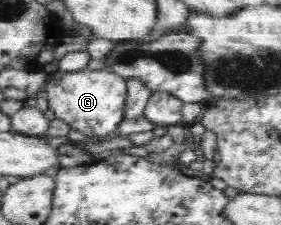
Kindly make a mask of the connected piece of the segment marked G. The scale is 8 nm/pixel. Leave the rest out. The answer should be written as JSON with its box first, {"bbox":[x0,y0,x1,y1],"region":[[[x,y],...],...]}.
{"bbox":[47,68,128,144],"region":[[[105,68],[62,72],[60,69],[52,80],[47,81],[48,107],[55,117],[63,119],[75,132],[93,144],[103,143],[105,139],[119,133],[119,125],[125,119],[128,89],[126,79]]]}

